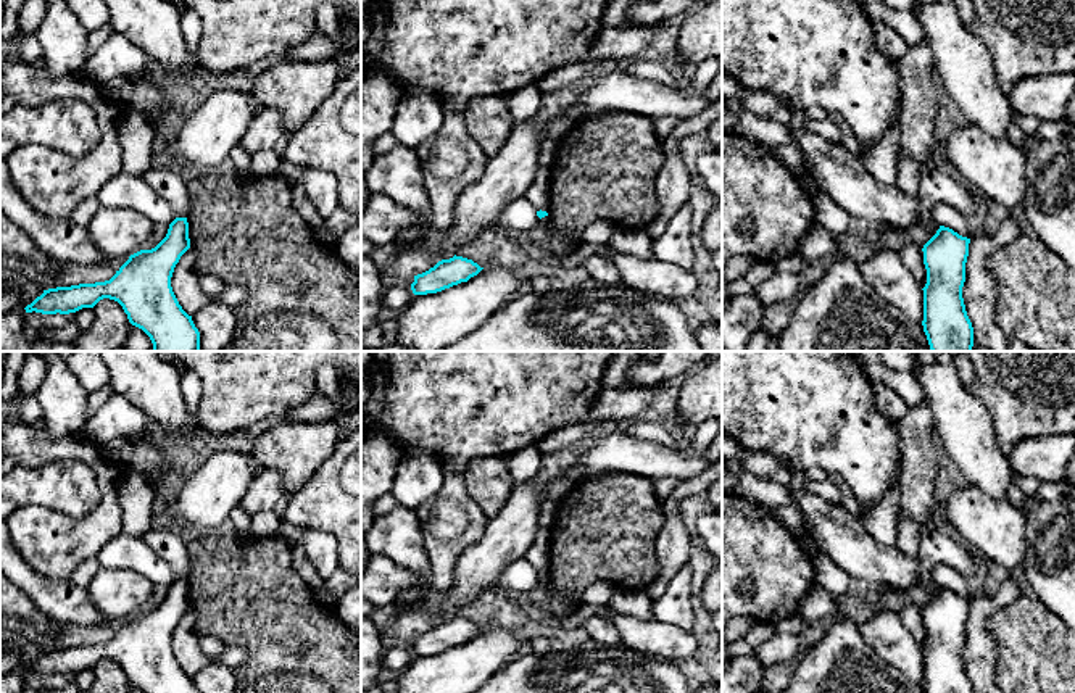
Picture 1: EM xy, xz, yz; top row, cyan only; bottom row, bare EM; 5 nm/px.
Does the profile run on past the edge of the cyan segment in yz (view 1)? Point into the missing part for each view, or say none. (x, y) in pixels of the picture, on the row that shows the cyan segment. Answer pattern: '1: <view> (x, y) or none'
1: none

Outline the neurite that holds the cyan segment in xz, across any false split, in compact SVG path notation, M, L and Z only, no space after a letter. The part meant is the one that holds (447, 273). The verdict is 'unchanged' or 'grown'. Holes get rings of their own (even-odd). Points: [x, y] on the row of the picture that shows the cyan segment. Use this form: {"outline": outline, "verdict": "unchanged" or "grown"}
{"outline": "M453 256L450 259L438 261L429 271L414 276L411 290L414 295L437 293L461 282L467 282L471 277L477 276L484 268L480 268L472 259L463 256Z", "verdict": "unchanged"}

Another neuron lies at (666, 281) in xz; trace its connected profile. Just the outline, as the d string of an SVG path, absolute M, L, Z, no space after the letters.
M548 216L538 218L537 227L529 230L532 242L545 253L548 253L556 264L564 268L582 266L591 255L609 256L621 274L622 285L658 297L662 300L688 298L698 288L698 279L693 269L683 269L672 263L659 259L640 259L609 245L580 243L579 250L567 256L556 256L546 242L546 232L551 229Z

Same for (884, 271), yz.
M878 248L861 266L865 282L911 319L924 321L924 290L898 251Z

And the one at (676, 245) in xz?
M687 201L669 221L662 235L653 239L656 259L683 269L695 269L691 205Z

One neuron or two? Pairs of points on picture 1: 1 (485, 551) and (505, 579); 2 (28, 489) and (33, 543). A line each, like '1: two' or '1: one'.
1: two
2: two

